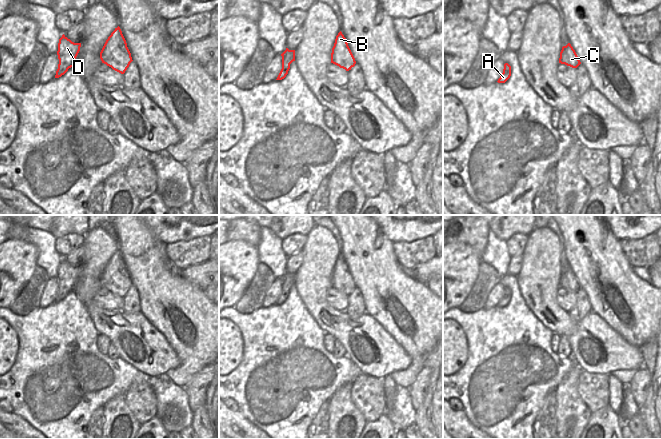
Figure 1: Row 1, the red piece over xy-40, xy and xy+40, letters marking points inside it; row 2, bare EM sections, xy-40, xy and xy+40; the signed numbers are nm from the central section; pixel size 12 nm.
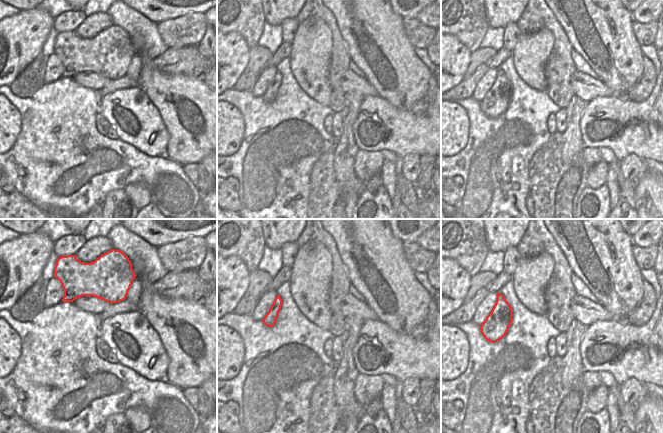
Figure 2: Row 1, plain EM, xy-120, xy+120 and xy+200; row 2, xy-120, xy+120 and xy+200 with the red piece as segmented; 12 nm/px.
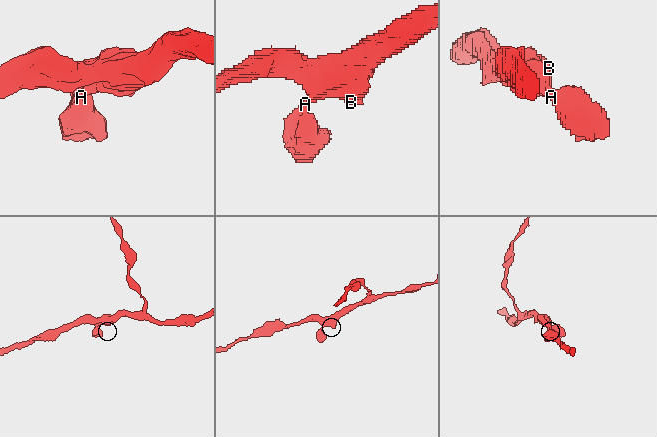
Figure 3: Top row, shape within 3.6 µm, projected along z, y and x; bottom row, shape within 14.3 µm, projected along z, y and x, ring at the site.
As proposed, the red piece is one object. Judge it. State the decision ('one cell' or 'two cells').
one cell

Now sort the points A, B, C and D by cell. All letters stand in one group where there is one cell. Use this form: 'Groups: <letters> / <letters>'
Groups: A B C D.

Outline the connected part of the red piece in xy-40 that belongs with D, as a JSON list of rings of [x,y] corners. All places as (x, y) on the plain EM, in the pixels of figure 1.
[[[64,258],[59,263],[58,267],[58,293],[55,302],[64,299],[69,292],[74,290],[75,283],[80,275],[81,267],[74,267],[68,263]]]

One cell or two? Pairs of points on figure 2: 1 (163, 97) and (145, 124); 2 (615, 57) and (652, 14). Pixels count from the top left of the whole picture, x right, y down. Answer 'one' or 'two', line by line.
1: two
2: two

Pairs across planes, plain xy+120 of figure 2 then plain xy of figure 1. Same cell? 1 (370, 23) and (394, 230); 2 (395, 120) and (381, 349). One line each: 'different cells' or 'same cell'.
1: different cells
2: same cell

